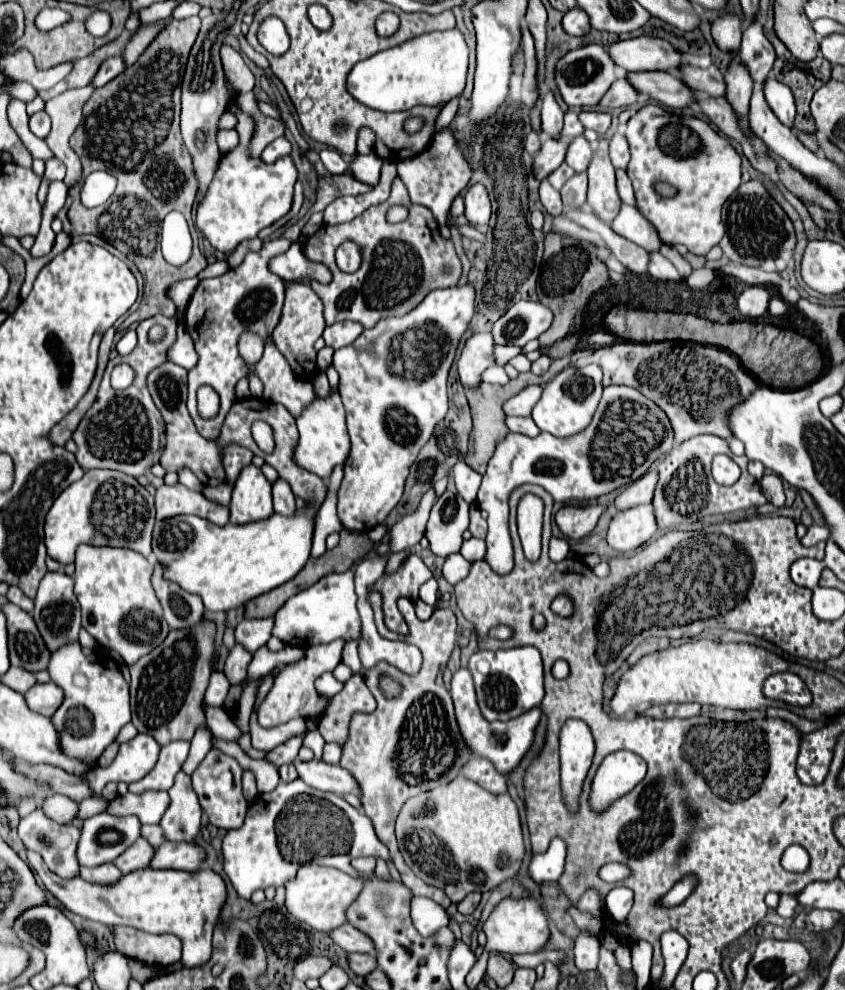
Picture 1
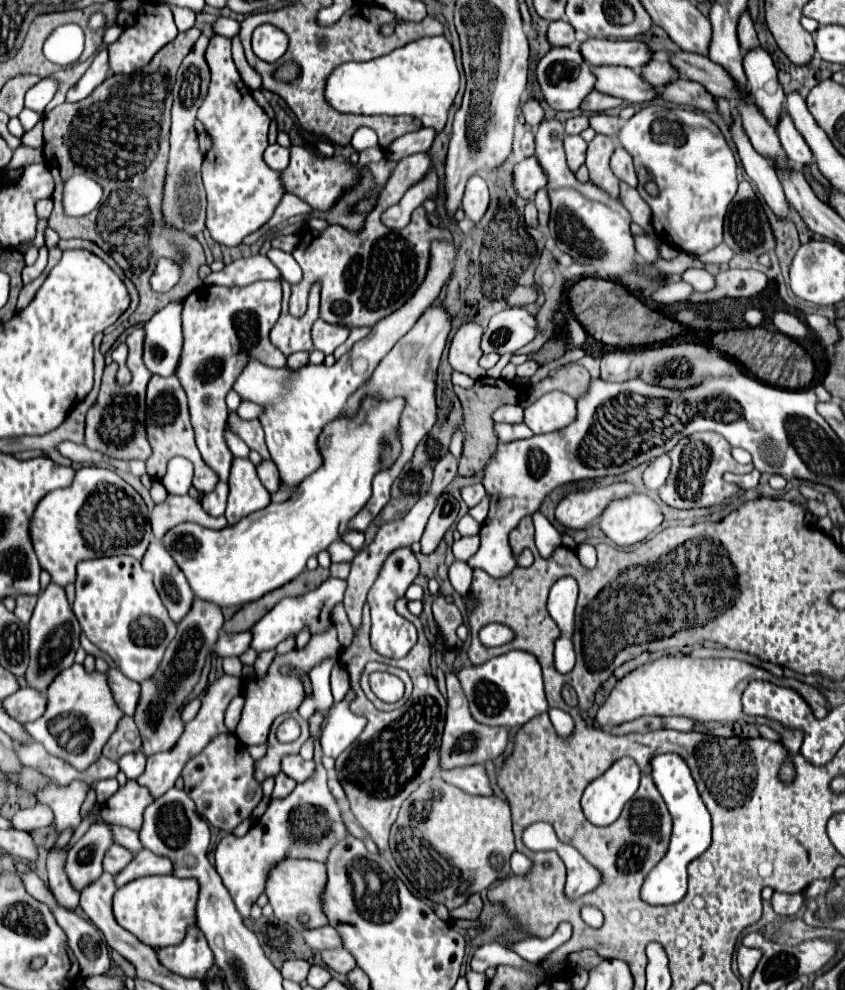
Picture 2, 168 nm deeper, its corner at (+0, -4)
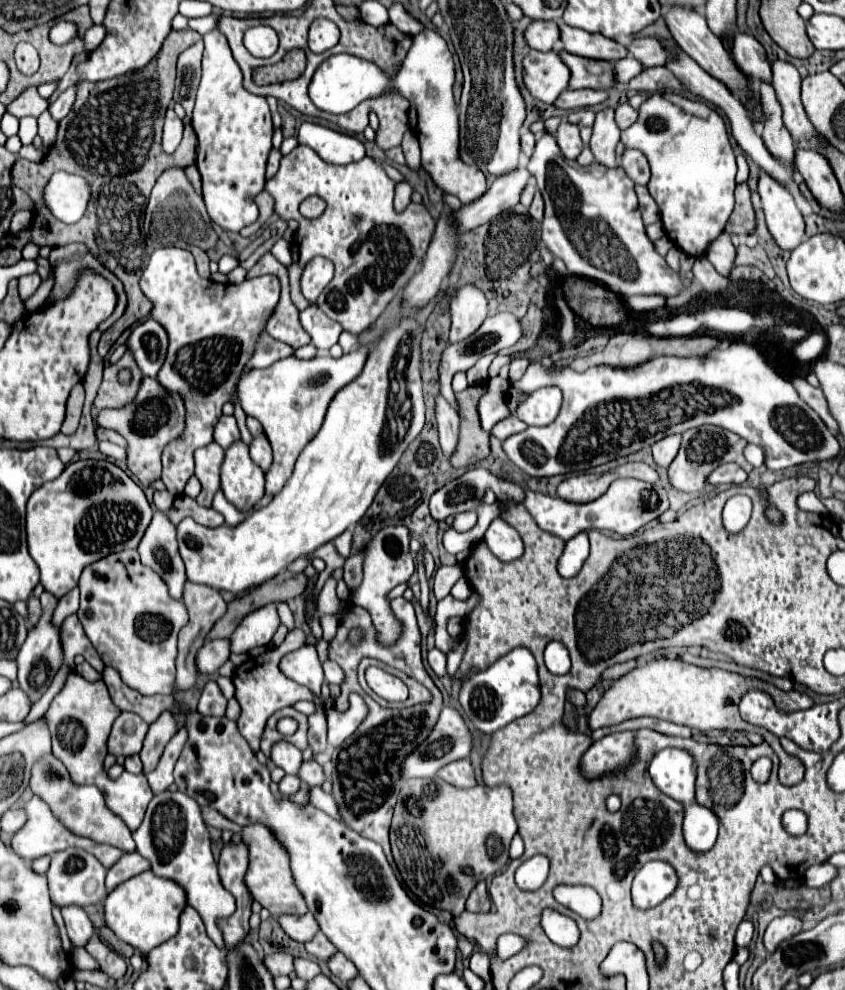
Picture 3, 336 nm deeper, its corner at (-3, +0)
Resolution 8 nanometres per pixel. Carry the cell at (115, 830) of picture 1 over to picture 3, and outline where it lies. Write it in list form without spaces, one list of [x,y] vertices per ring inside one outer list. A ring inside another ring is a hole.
[[[65,848],[61,852],[55,852],[51,856],[51,866],[45,872],[53,906],[57,906],[57,908],[63,908],[63,906],[85,908],[85,906],[91,906],[91,904],[99,904],[107,896],[105,874],[107,874],[107,870],[103,868],[103,864],[85,850]]]

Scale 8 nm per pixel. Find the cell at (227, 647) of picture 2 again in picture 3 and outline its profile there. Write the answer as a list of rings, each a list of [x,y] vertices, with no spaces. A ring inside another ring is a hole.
[[[211,640],[205,642],[197,652],[197,670],[199,674],[215,674],[223,662],[229,660],[229,640]]]

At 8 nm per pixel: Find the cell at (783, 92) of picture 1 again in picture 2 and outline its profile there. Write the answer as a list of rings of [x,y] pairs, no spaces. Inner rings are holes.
[[[786,110],[782,112],[776,130],[780,136],[782,148],[792,162],[796,162],[798,166],[806,166],[812,162],[812,152],[810,152],[808,144],[804,142],[804,138],[800,138],[800,132],[796,130],[796,126],[792,126],[792,118],[788,118]]]

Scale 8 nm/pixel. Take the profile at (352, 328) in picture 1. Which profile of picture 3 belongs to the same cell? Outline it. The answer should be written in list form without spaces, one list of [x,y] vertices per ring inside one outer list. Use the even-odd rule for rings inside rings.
[[[309,306],[299,314],[301,326],[305,328],[305,332],[311,336],[311,344],[325,354],[333,344],[337,344],[337,338],[341,334],[341,326],[327,318],[317,306]]]

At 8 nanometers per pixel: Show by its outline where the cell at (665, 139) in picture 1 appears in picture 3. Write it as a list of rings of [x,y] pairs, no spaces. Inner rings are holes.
[[[656,92],[641,104],[637,122],[621,132],[621,142],[627,148],[641,150],[649,160],[651,180],[647,188],[659,206],[667,236],[685,254],[693,258],[703,256],[707,246],[723,232],[725,222],[733,210],[737,166],[721,114],[706,102],[688,99],[676,93]]]

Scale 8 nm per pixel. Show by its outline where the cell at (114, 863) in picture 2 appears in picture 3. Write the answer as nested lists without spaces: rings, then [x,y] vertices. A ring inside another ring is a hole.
[[[33,796],[27,804],[25,804],[25,814],[27,814],[27,822],[25,822],[25,826],[21,828],[21,830],[17,830],[15,834],[13,834],[13,838],[11,838],[11,844],[9,844],[9,848],[15,852],[15,854],[19,854],[23,860],[27,860],[27,862],[31,862],[31,860],[35,860],[35,858],[39,858],[39,856],[51,856],[51,854],[55,854],[55,852],[59,852],[59,850],[63,850],[63,848],[83,848],[83,850],[87,850],[89,854],[93,854],[105,868],[111,868],[119,858],[121,858],[121,850],[119,848],[115,848],[115,846],[109,846],[109,844],[97,844],[97,842],[93,842],[93,840],[89,840],[89,838],[83,838],[83,836],[75,836],[73,832],[69,832],[63,824],[59,824],[59,820],[53,816],[53,812],[49,810],[49,806],[39,798],[39,796]]]

